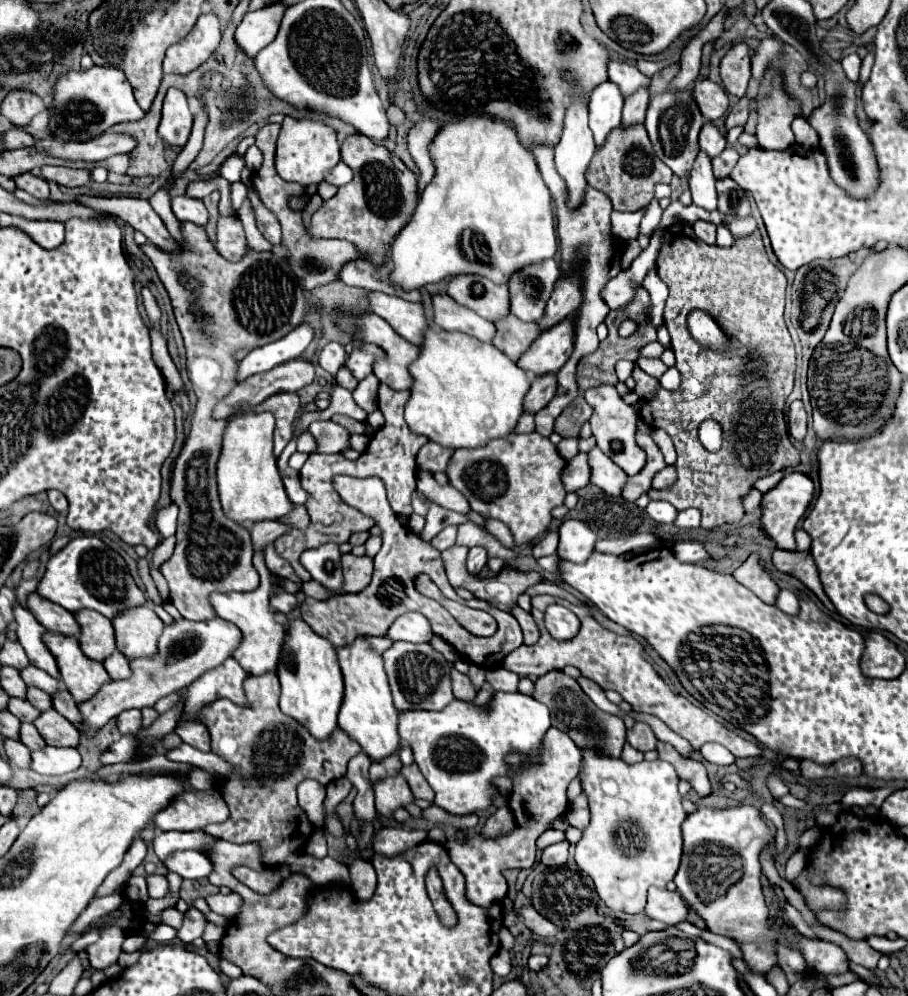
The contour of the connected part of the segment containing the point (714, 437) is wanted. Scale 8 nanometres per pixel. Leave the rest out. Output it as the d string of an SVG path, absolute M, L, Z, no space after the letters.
M704 421L698 429L700 435L700 443L708 449L708 451L718 451L722 445L722 429L716 421Z

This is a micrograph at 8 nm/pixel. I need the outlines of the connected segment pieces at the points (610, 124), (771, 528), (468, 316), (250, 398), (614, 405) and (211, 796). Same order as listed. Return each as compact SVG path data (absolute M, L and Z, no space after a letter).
M610 79L600 83L590 97L590 129L594 133L594 141L600 147L606 141L606 135L620 125L622 119L624 97L616 83Z
M790 473L786 475L772 491L762 495L762 521L760 521L760 531L776 543L778 549L784 551L796 551L796 541L794 541L794 529L796 523L802 519L806 513L810 501L814 495L814 483L802 475L802 473Z
M432 295L432 305L434 305L434 323L440 329L460 331L480 341L492 341L496 327L490 321L484 321L480 315L472 313L472 309L462 307L448 295Z
M292 359L292 361L286 361L266 373L258 373L258 375L252 375L248 377L246 381L238 383L236 389L232 389L232 393L228 393L228 397L224 397L216 409L214 409L214 415L216 419L228 419L232 415L236 415L238 411L242 409L248 409L248 407L256 407L260 405L260 401L266 401L272 393L290 393L290 391L298 391L300 387L304 385L310 385L314 381L314 363L310 359Z
M598 385L592 389L584 391L584 399L588 401L588 405L594 409L592 417L590 417L590 427L592 427L592 435L596 439L596 445L618 465L624 469L626 475L636 475L638 471L642 471L642 467L646 465L646 455L642 453L642 449L638 447L634 433L636 433L636 421L638 421L638 413L634 411L634 407L628 407L614 385Z
M216 789L208 793L180 793L164 813L156 815L156 829L200 831L210 823L224 823L230 817L228 805Z

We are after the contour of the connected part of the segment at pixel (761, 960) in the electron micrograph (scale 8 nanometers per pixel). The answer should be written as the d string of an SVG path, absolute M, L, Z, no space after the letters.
M740 805L732 809L722 809L722 811L698 807L698 811L688 815L688 819L684 821L682 833L684 833L684 855L682 855L680 869L674 877L678 893L684 897L688 907L694 909L704 919L708 931L730 937L732 941L738 943L742 951L742 959L752 973L766 977L778 965L776 943L778 943L780 931L768 925L768 907L764 901L762 881L760 881L762 875L760 875L758 853L760 853L760 847L772 839L764 819L760 819L760 811L750 805Z

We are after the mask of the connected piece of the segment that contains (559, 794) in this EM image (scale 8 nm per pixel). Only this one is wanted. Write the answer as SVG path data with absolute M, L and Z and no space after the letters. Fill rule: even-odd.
M550 727L542 739L542 747L538 753L508 753L506 761L512 773L512 791L509 804L518 804L513 809L516 820L514 831L500 835L500 837L484 837L476 833L476 837L468 839L466 843L456 843L456 867L466 877L466 899L480 907L490 907L498 903L507 895L507 881L502 875L504 869L526 869L534 865L536 857L536 839L546 831L552 829L554 819L564 817L568 811L568 783L580 771L580 749L572 745L572 739L558 729ZM526 763L530 763L526 767Z

